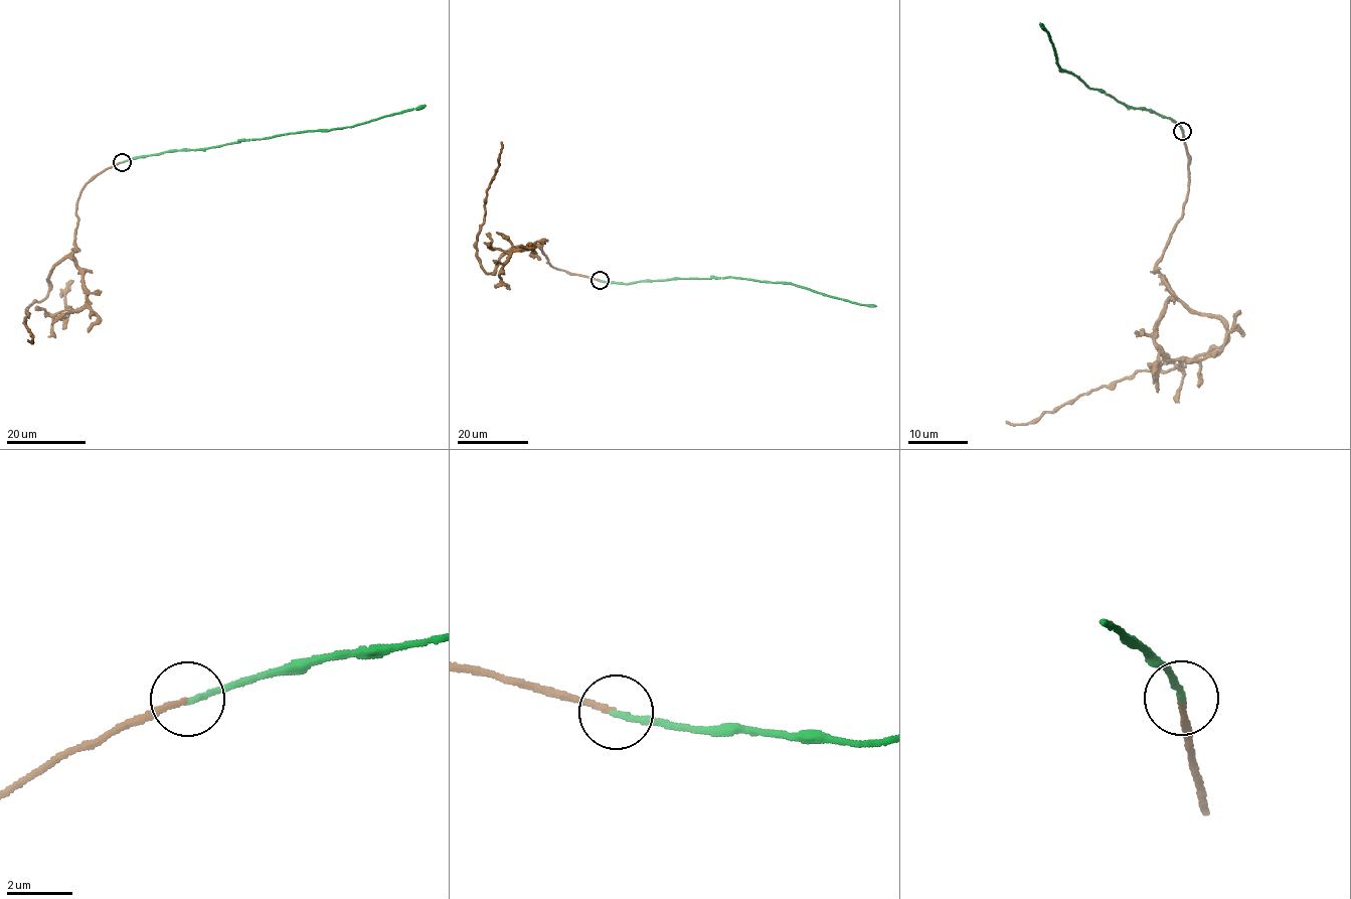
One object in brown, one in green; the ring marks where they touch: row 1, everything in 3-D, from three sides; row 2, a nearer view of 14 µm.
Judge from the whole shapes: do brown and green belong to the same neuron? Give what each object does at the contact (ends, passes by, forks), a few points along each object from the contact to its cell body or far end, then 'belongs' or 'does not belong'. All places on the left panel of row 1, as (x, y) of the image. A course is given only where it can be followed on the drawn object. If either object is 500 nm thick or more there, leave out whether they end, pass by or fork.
brown ends there; green ends there; brown runs (121, 161), (80, 192), (75, 248), (54, 265), (48, 295), (27, 306), (28, 339); green runs (121, 161), (177, 150), (207, 149), (241, 140), (355, 126), (426, 106); belongs

